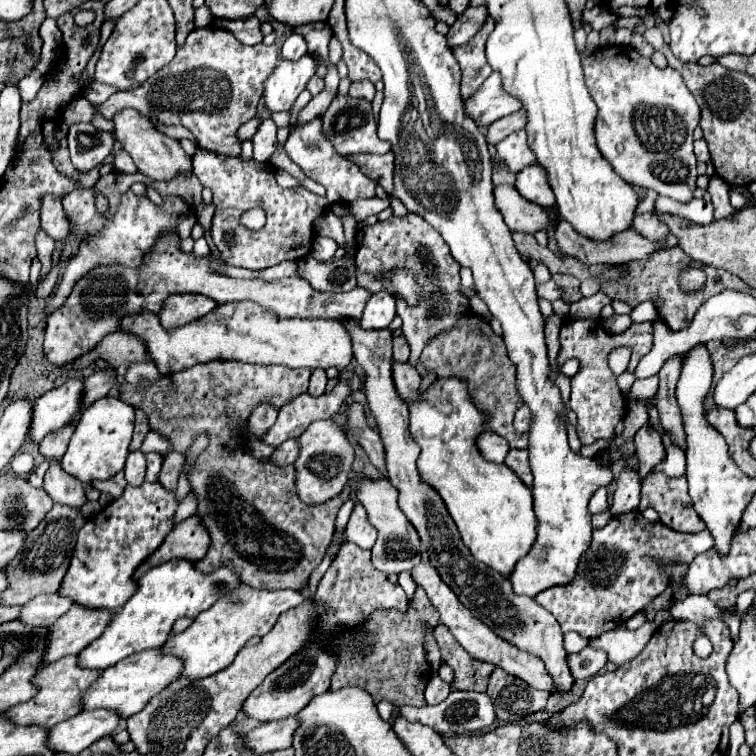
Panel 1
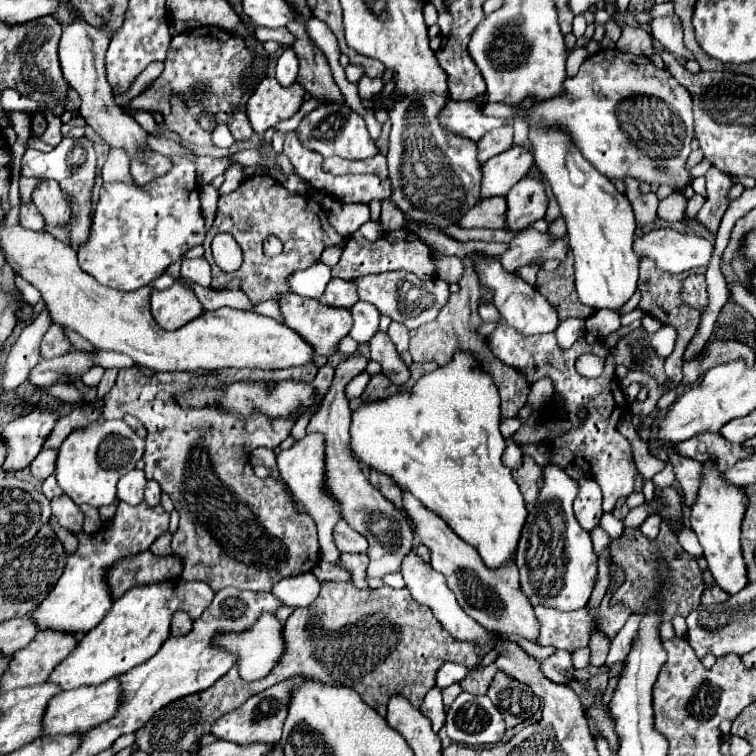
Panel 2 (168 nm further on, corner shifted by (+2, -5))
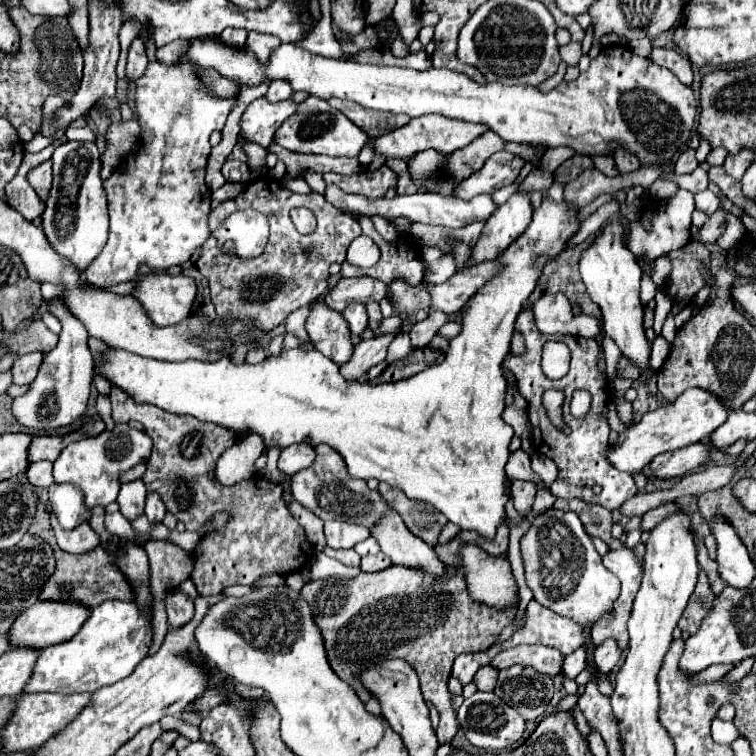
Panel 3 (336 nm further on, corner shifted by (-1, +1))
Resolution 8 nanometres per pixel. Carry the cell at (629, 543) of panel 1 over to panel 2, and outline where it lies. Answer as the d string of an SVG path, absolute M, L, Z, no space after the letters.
M534 607L534 615L540 623L540 633L536 643L542 647L556 647L564 651L580 649L588 645L590 627L598 617L598 609L588 613L588 607L574 613L558 613L556 609Z

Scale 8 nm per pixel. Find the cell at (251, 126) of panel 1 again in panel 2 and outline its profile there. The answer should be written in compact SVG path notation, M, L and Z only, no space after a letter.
M218 125L214 129L214 133L212 133L212 143L216 147L230 147L234 143L234 137L230 135L230 131L228 131L226 125Z

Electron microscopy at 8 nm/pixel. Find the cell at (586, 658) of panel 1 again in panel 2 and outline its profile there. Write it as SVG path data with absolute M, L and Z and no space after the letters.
M556 651L548 659L540 659L538 663L540 663L540 669L542 669L546 679L566 685L572 679L572 673L574 673L574 667L570 665L570 661L572 661L570 653Z

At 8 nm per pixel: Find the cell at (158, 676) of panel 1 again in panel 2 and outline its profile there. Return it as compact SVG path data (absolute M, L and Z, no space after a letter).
M114 677L114 681L106 681L106 685L62 691L48 701L48 707L46 707L44 719L42 719L42 735L44 737L56 737L56 735L84 733L86 729L92 729L94 725L108 721L108 717L112 717L116 713L118 705L120 705L118 677Z

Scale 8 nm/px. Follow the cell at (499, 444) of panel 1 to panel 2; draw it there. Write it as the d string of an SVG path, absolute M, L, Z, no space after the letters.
M510 443L510 445L506 447L506 451L504 451L502 461L504 461L506 467L510 467L510 469L518 469L518 467L522 465L522 451L520 451L520 447L514 445L514 443Z

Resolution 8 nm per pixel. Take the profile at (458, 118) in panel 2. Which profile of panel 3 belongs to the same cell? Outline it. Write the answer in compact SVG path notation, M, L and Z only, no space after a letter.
M421 115L417 119L411 119L407 125L377 137L373 145L375 145L377 153L383 153L385 157L399 157L399 159L409 159L415 153L429 149L429 147L433 147L441 153L453 153L453 151L469 145L473 139L477 139L487 129L489 127L485 127L481 123L465 123L461 119L449 119L445 115Z

